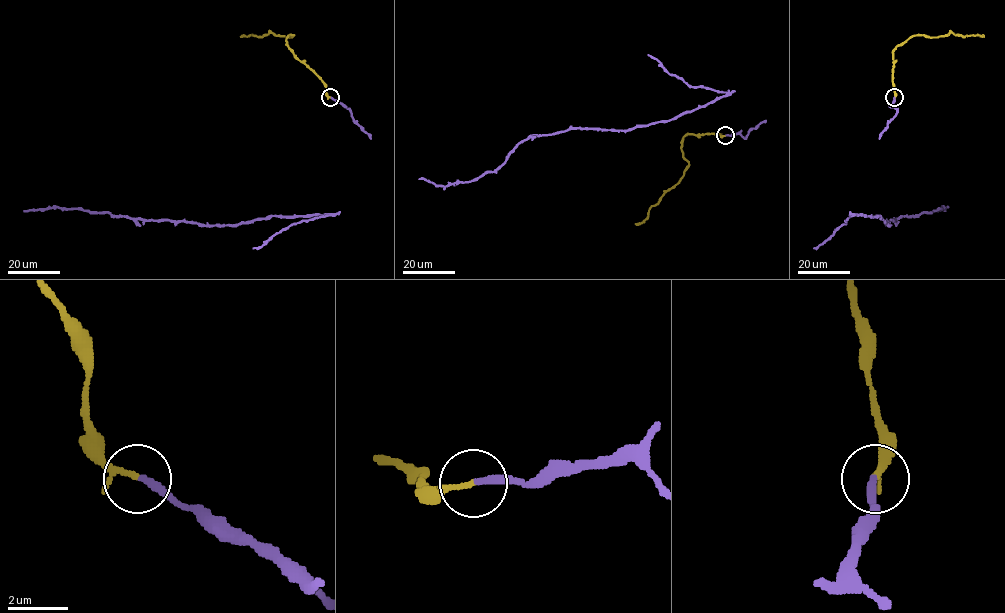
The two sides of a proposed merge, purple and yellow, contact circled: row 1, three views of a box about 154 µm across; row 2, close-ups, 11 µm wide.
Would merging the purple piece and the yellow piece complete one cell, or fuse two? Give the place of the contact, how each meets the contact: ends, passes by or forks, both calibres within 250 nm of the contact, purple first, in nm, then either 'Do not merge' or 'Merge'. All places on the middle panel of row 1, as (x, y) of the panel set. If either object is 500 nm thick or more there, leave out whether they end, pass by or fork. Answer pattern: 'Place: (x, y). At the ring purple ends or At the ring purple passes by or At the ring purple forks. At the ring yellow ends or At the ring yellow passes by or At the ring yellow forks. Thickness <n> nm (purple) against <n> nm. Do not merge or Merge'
Place: (725, 135). At the ring purple ends. At the ring yellow passes by. Thickness 240 nm (purple) against 120 nm. Merge

